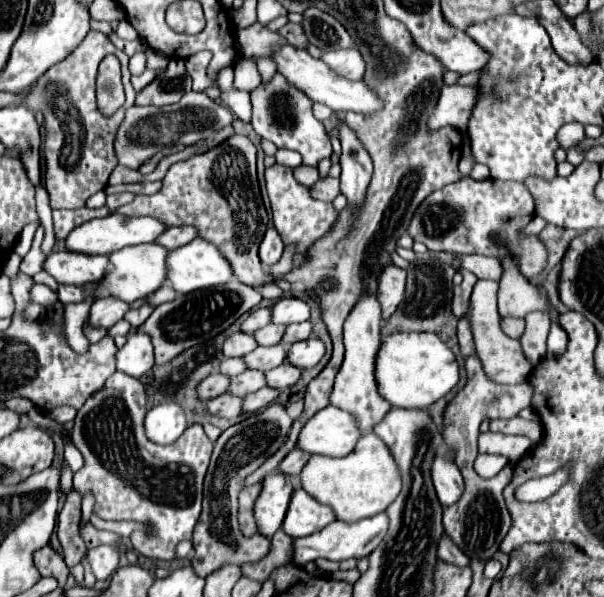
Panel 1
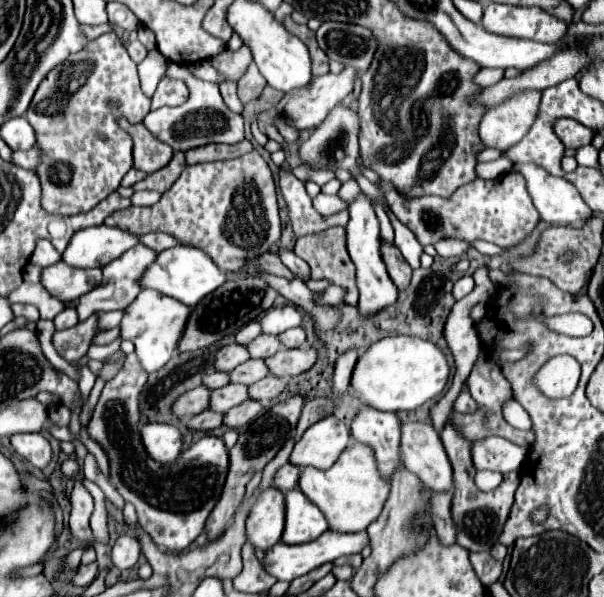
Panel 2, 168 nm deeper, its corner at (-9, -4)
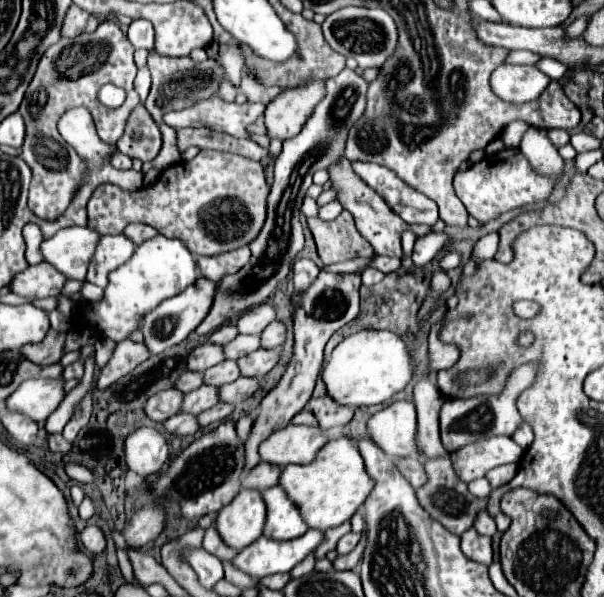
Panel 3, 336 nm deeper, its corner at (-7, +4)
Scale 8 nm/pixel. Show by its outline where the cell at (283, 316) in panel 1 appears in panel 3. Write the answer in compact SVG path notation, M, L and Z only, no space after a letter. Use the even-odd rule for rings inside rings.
M264 302L260 306L254 306L250 312L244 312L238 322L238 334L260 334L266 324L276 320L276 310L270 306L270 302Z

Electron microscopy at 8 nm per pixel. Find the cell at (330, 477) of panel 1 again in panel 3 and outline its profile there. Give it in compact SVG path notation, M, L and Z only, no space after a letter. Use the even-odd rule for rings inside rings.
M342 436L328 440L328 444L318 450L310 464L284 466L278 478L278 486L282 486L286 496L296 504L308 528L328 530L350 520L360 504L364 504L366 494L370 494L374 484L364 470L364 460L358 452L358 446L350 438Z

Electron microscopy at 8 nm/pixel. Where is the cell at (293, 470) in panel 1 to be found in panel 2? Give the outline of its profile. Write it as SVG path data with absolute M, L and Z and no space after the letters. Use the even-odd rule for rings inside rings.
M286 464L286 466L282 466L278 472L276 472L276 476L274 476L274 482L272 482L272 486L276 486L276 488L280 488L282 492L288 492L288 490L294 490L296 486L298 486L298 478L300 478L300 468L298 466L294 466L294 464Z

